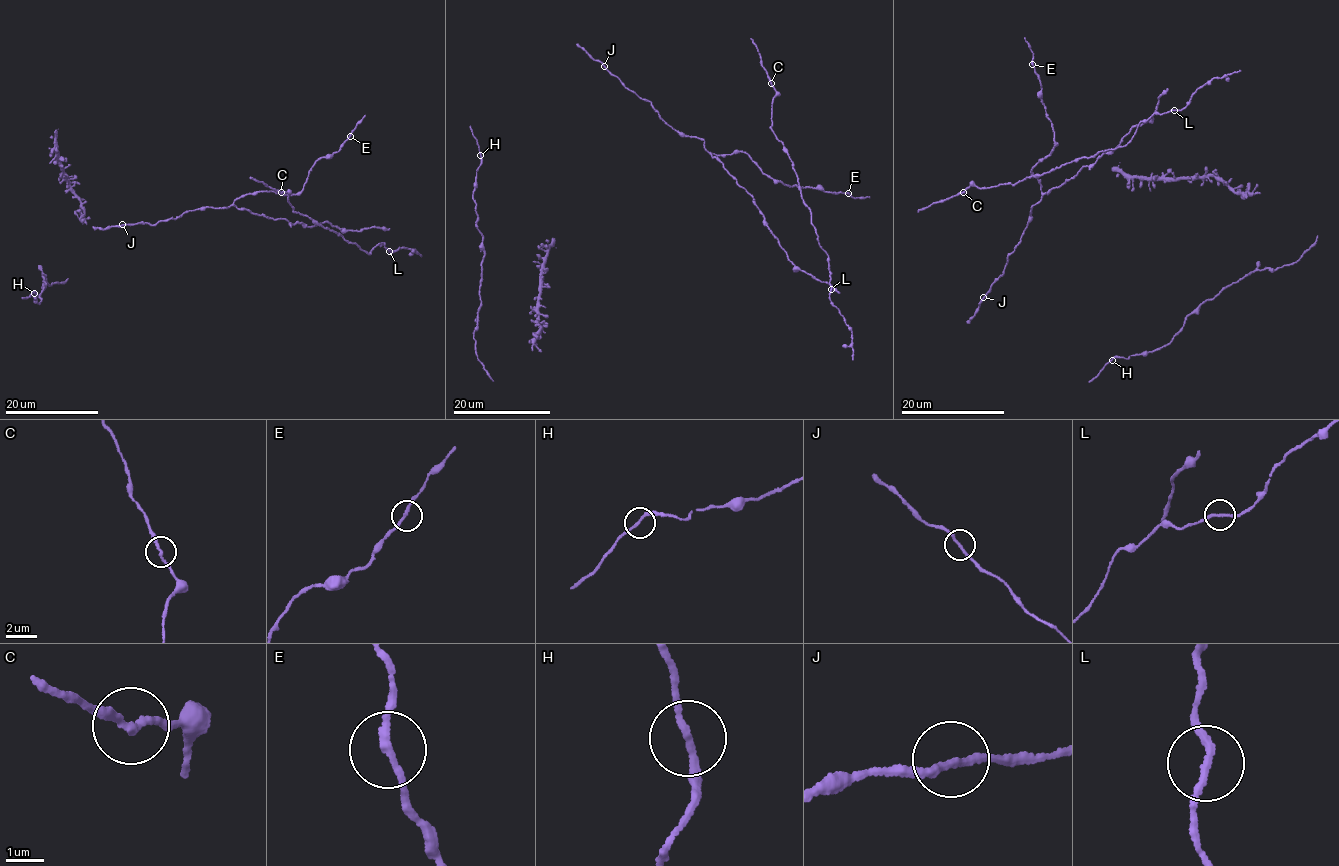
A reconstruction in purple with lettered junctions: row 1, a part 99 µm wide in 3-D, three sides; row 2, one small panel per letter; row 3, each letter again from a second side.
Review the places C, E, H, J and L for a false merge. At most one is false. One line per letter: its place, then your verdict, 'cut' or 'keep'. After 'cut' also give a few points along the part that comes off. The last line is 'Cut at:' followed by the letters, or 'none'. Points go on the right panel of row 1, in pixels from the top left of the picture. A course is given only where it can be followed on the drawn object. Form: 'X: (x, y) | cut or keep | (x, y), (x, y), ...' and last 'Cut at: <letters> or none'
C: (963, 192) | keep
E: (1032, 64) | keep
H: (1112, 360) | keep
J: (983, 297) | keep
L: (1174, 110) | cut | (1174, 110), (1186, 107), (1198, 88), (1211, 79), (1241, 70)
Cut at: L

